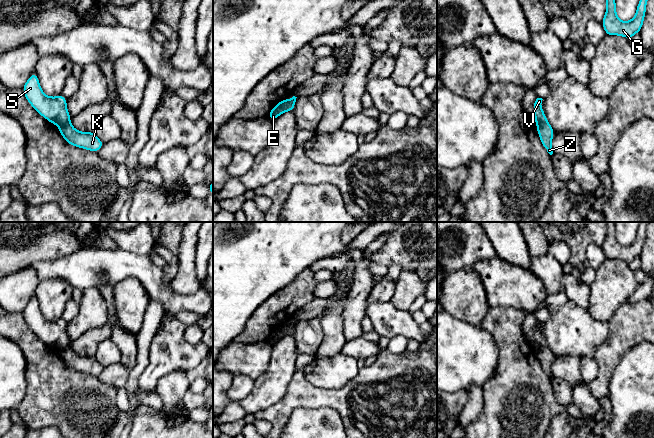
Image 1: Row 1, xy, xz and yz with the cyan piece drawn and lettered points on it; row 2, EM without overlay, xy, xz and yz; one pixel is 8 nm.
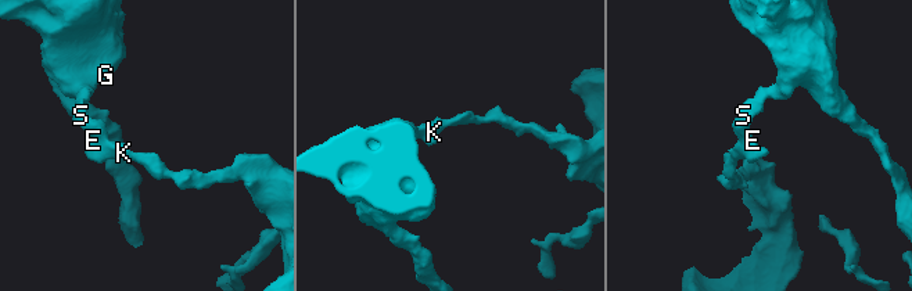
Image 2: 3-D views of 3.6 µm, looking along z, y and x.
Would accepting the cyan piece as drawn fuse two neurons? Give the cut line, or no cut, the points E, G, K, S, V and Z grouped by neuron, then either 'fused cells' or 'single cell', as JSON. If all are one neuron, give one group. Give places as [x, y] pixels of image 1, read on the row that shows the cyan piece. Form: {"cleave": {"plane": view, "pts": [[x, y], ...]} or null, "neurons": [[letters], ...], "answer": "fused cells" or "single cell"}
{"cleave": {"plane": "xz", "pts": [[291, 98], [285, 104], [274, 107]]}, "neurons": [["E", "K", "Z"], ["G", "S", "V"]], "answer": "fused cells"}

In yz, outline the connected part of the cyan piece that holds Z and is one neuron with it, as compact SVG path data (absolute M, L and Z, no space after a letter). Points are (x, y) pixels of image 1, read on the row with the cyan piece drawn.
M545 122L543 124L537 125L537 132L539 134L539 137L541 139L542 145L547 150L547 152L552 155L552 138L554 136L554 130L551 127L551 125L548 122Z

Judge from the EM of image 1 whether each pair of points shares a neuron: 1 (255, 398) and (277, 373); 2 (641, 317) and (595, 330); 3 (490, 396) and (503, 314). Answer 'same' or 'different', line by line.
1: same
2: different
3: same

